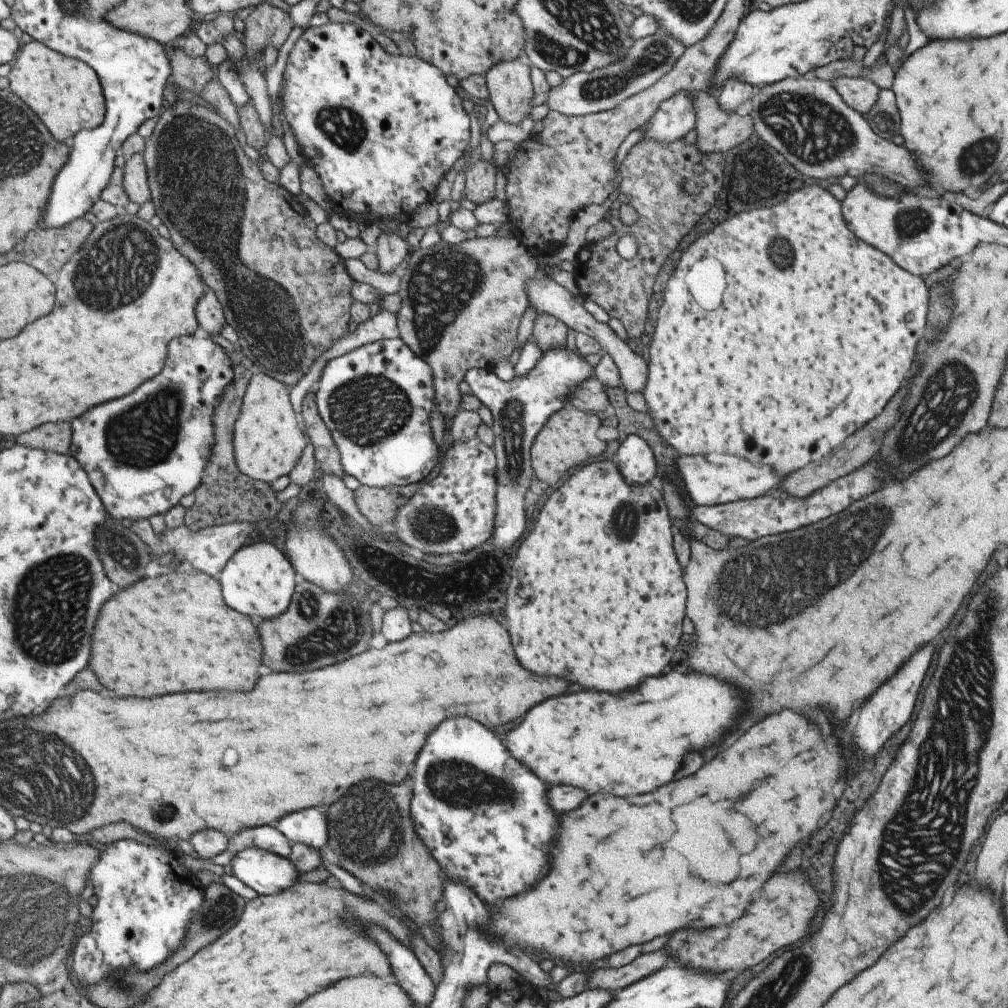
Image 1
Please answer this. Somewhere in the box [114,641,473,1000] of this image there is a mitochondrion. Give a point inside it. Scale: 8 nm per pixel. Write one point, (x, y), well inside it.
(368, 830)

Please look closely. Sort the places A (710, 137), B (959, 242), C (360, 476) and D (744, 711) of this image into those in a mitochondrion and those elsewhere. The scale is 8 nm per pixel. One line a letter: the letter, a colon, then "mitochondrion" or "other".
A: other
B: other
C: other
D: other

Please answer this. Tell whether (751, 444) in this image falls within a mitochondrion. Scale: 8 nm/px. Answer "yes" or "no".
no

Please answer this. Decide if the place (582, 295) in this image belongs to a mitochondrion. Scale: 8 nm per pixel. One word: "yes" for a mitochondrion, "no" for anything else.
no

